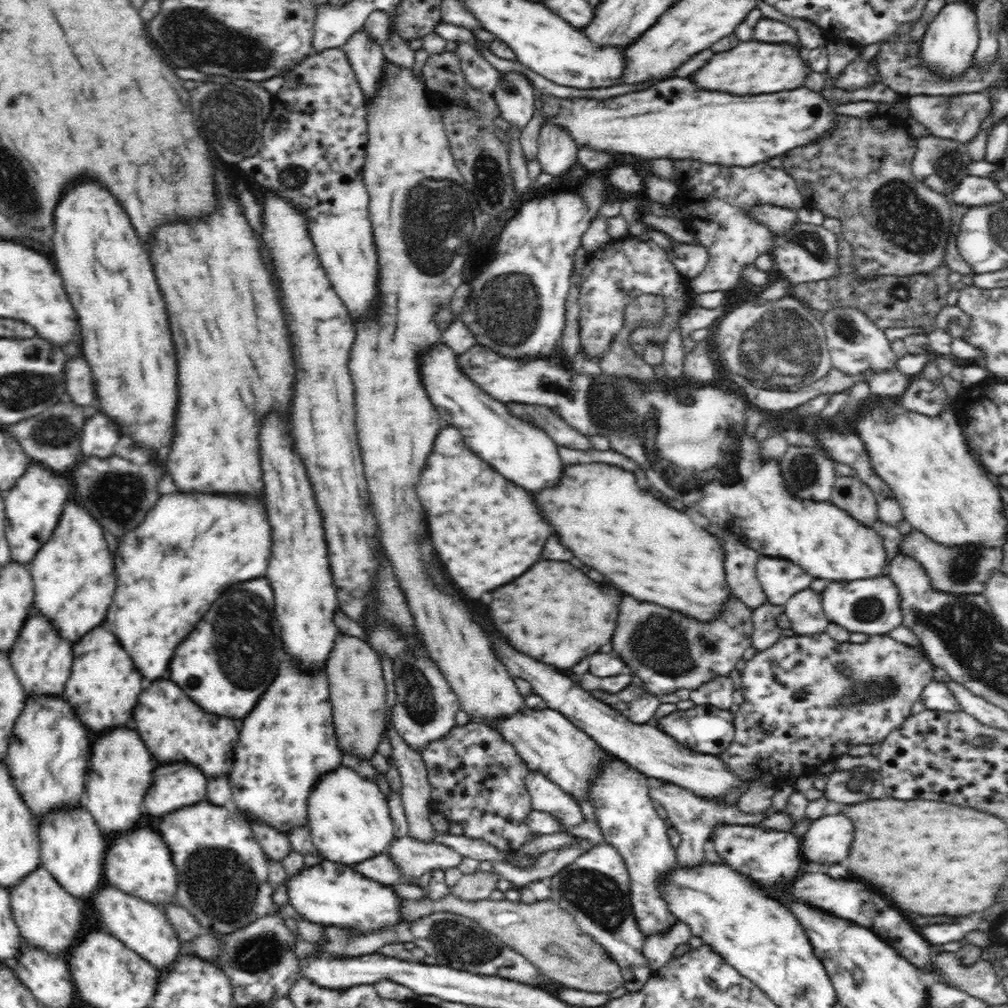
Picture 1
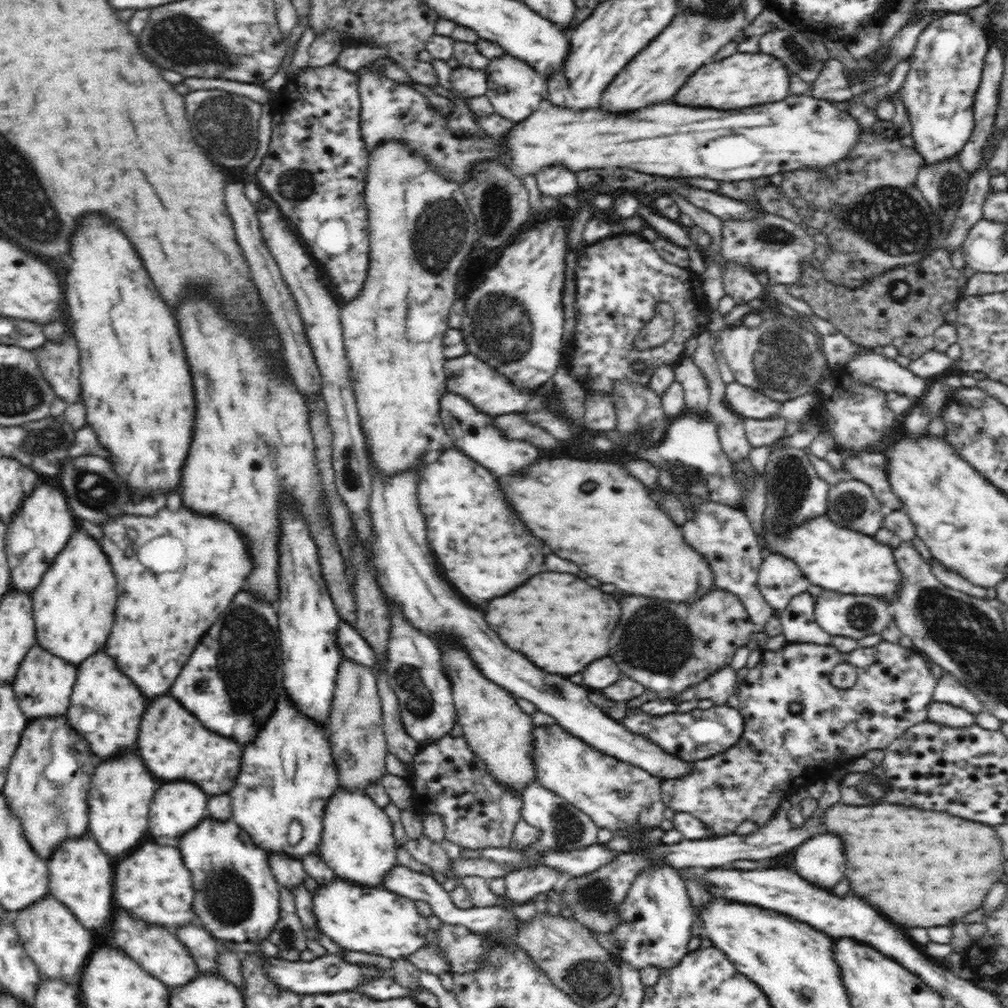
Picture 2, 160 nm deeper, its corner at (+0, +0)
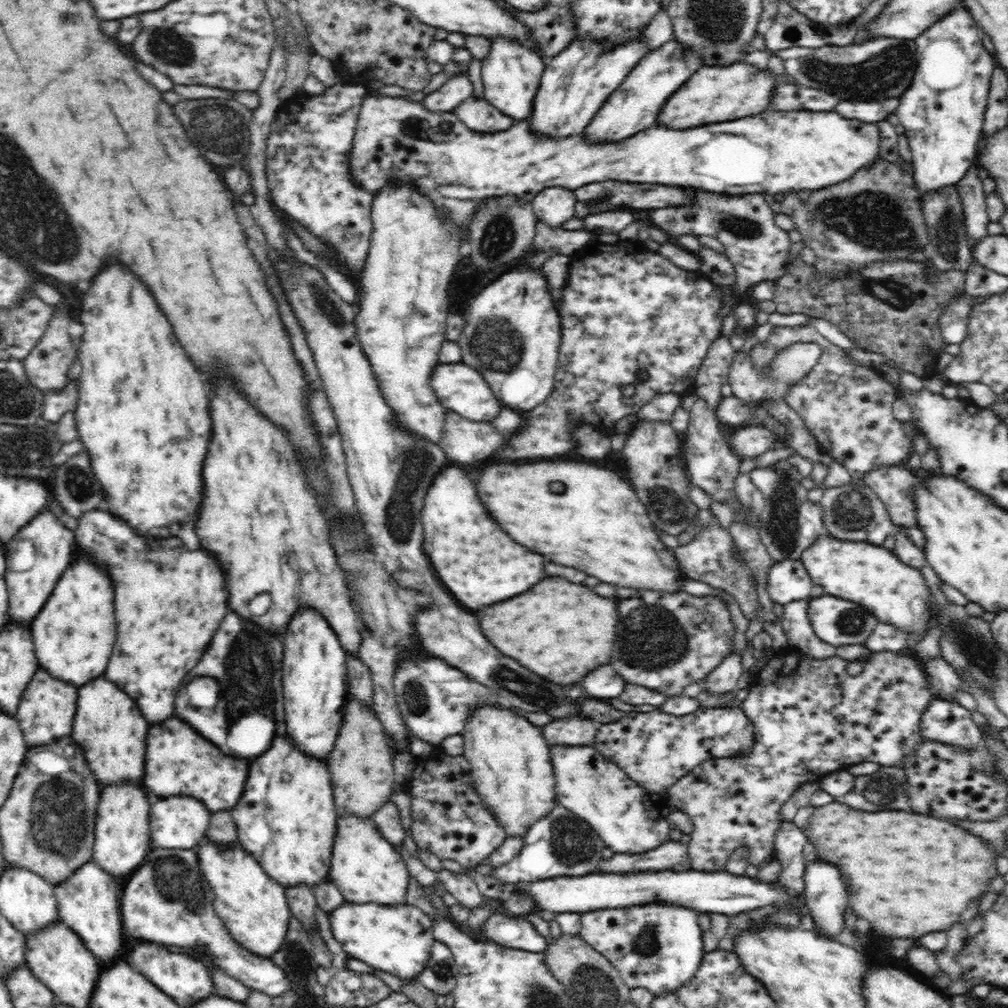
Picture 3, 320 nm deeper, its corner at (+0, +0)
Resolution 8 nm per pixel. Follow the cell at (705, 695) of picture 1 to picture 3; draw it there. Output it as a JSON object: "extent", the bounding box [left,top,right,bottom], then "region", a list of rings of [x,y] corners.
{"extent":[702,651,742,695],"region":[[[730,651],[723,661],[702,681],[702,689],[710,695],[719,695],[733,691],[742,676],[742,654]]]}

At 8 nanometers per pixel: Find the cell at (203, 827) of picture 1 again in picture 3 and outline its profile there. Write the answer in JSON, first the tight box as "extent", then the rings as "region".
{"extent":[194,838,291,958],"region":[[[204,838],[194,851],[199,859],[204,882],[216,896],[213,903],[216,906],[214,911],[224,921],[224,925],[226,925],[226,929],[228,929],[234,941],[262,958],[270,958],[272,954],[276,954],[276,950],[280,950],[280,946],[284,944],[284,934],[288,932],[288,922],[291,918],[285,888],[276,881],[272,881],[272,878],[260,866],[260,863],[248,851],[242,849],[238,840],[228,847],[218,847],[212,841],[208,841],[208,838]]]}

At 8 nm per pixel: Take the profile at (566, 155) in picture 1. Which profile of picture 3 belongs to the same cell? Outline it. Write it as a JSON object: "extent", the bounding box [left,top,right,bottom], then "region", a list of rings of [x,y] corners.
{"extent":[531,186,576,228],"region":[[[550,186],[538,192],[531,202],[536,220],[558,228],[575,216],[576,199],[572,190]]]}

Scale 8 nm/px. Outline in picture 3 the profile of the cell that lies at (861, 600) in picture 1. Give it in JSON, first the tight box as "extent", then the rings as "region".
{"extent":[808,594,879,646],"region":[[[826,594],[816,598],[811,597],[808,601],[808,616],[816,637],[832,646],[863,644],[879,623],[879,620],[867,612],[864,606],[855,602]]]}

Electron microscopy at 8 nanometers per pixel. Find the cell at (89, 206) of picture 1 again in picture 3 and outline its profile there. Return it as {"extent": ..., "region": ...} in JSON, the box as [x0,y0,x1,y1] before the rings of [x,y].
{"extent":[74,264,212,536],"region":[[[112,264],[108,266],[102,274],[96,276],[96,280],[92,282],[90,292],[84,296],[82,300],[82,312],[80,312],[80,320],[84,324],[84,334],[82,334],[82,346],[78,352],[78,399],[77,408],[74,410],[76,416],[76,427],[79,434],[79,440],[84,443],[85,450],[90,457],[91,467],[96,474],[96,478],[100,480],[102,488],[106,488],[106,500],[108,500],[108,512],[122,518],[128,526],[132,526],[136,530],[136,534],[140,536],[156,536],[156,530],[160,528],[170,528],[170,526],[180,526],[182,522],[196,522],[194,516],[198,516],[200,510],[200,500],[204,496],[204,484],[202,484],[202,466],[204,466],[204,458],[208,452],[208,444],[210,444],[210,434],[212,434],[212,420],[210,420],[210,396],[208,388],[204,384],[202,374],[194,368],[194,364],[190,362],[190,358],[186,356],[184,348],[178,344],[170,322],[164,318],[164,314],[158,310],[158,304],[154,302],[154,298],[150,296],[150,292],[146,290],[146,286],[134,278],[134,274],[128,274],[128,268]]]}

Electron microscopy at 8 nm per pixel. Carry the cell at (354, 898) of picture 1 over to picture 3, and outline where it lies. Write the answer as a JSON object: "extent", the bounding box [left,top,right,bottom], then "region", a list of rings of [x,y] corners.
{"extent":[329,903,434,983],"region":[[[346,903],[331,913],[329,917],[330,929],[334,933],[336,940],[340,942],[342,948],[356,960],[365,962],[366,965],[392,976],[398,977],[400,981],[406,983],[416,979],[424,973],[430,960],[430,948],[434,944],[433,928],[431,919],[420,909],[410,906],[410,904],[382,906],[376,903]]]}

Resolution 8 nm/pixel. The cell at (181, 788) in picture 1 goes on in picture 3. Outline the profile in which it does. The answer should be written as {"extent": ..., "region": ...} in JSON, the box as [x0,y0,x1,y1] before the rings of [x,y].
{"extent":[149,798,211,849],"region":[[[162,798],[156,804],[153,799],[149,814],[150,839],[154,848],[195,849],[206,838],[210,818],[211,812],[194,798]]]}

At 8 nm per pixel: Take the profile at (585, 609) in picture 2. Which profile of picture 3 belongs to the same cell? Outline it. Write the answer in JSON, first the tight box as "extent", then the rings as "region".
{"extent":[480,578,618,686],"region":[[[546,578],[536,586],[532,586],[532,590],[512,600],[484,608],[480,618],[480,628],[484,636],[492,642],[492,646],[500,650],[500,654],[510,656],[520,664],[536,664],[526,668],[530,668],[534,674],[554,684],[564,684],[564,686],[582,682],[586,674],[610,662],[616,626],[618,626],[618,608],[614,606],[612,598],[600,598],[590,588],[572,584],[564,578]]]}

